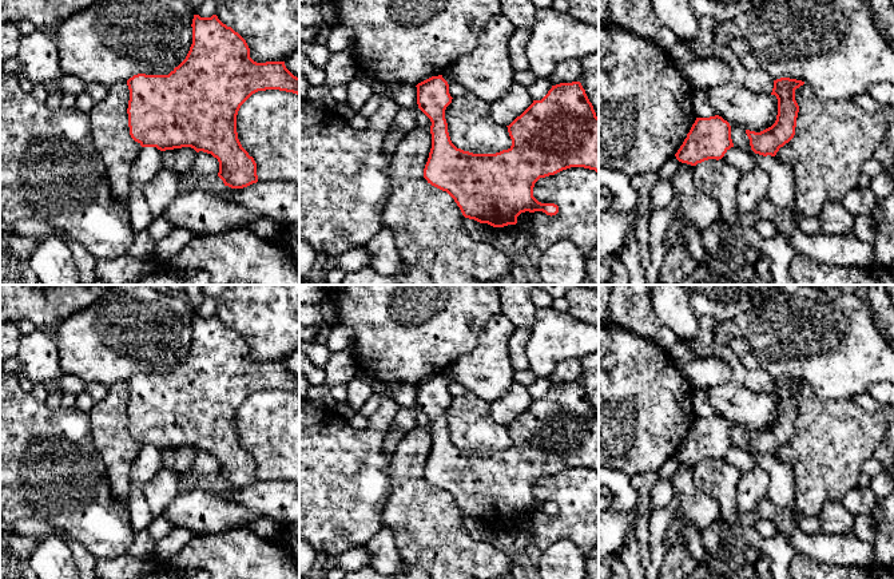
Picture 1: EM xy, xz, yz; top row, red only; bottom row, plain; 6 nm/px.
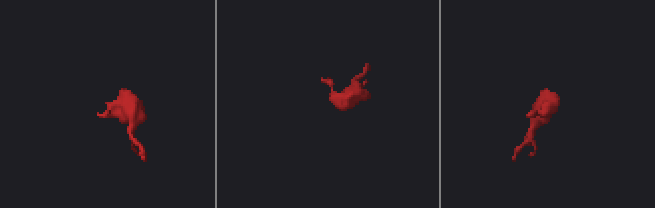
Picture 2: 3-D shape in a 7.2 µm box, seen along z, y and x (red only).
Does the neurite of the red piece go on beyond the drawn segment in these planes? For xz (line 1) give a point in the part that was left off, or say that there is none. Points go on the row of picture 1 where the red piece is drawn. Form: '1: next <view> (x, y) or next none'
1: next none

